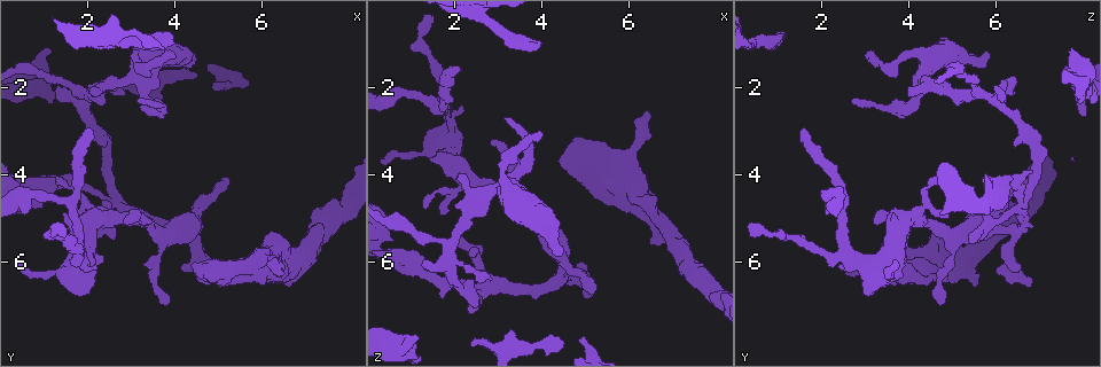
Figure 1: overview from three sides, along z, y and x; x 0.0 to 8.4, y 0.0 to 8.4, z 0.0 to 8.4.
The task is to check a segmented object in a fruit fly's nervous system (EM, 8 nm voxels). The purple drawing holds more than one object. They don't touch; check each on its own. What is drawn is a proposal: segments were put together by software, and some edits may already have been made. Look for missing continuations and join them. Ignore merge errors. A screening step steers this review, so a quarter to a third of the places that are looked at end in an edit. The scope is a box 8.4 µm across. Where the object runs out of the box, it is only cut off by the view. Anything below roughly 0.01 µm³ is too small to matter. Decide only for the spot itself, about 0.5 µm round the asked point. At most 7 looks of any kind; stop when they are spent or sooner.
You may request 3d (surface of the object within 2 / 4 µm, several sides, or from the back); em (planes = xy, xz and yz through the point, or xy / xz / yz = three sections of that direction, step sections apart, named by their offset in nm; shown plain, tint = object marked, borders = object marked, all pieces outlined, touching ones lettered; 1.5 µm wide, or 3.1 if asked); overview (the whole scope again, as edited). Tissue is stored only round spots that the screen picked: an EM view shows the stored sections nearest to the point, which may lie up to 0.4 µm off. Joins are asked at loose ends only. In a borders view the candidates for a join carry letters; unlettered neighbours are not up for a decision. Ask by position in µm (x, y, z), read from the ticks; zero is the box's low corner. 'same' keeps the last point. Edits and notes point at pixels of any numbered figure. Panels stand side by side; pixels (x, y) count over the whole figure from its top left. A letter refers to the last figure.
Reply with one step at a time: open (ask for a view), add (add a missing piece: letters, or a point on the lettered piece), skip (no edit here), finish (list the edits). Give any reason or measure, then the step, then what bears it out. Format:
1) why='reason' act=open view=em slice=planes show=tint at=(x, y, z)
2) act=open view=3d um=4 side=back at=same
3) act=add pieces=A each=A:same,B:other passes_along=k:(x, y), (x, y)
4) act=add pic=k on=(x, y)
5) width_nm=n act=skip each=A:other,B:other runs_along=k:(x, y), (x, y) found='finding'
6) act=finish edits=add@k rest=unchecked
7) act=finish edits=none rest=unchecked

why='branch stops here' act=open view=em slice=planes show=tint at=(1.15, 1.20, 7.65)

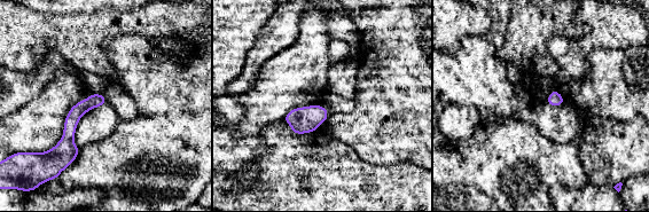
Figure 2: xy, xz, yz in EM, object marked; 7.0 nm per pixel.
act=open view=em slice=planes show=borders at=same

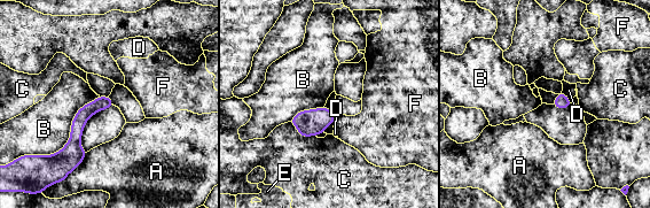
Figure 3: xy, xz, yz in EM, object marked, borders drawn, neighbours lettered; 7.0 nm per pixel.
act=skip each=A:other,B:other,C:other,D:other,E:other,F:other found='no lettered piece goes on from it'

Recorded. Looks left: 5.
why='free end' act=open view=3d um=4 at=(3.85, 7.00, 4.70)

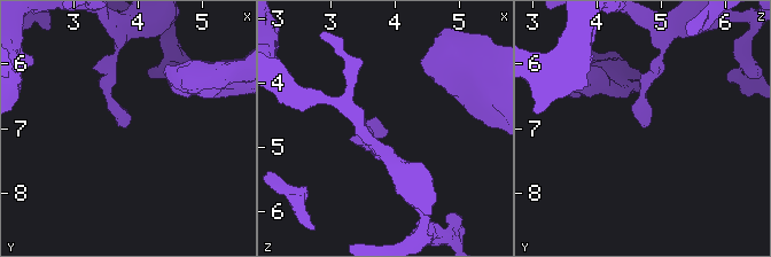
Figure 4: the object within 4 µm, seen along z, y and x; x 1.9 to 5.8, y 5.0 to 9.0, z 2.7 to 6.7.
act=open view=em slice=xy step=4 show=borders at=(3.80, 7.00, 4.70)

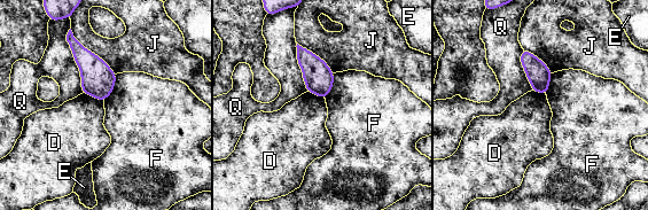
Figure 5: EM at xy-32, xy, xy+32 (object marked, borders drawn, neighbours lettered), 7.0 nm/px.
act=open view=em slice=planes show=borders at=same

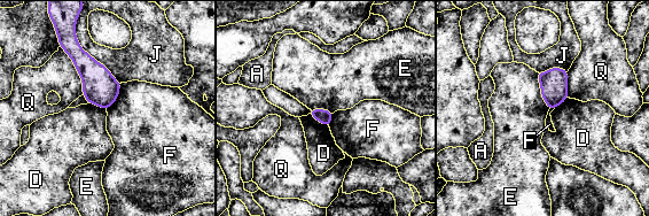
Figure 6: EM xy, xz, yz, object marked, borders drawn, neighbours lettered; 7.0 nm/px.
act=skip each=A:other,D:other,E:other,F:other,J:other,Q:other border=6:(537, 72), (540, 95), (549, 108) found='none of them fits'

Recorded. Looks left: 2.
why='an open end' act=open view=em slice=yz step=4 show=plain at=(6.40, 6.20, 2.60)

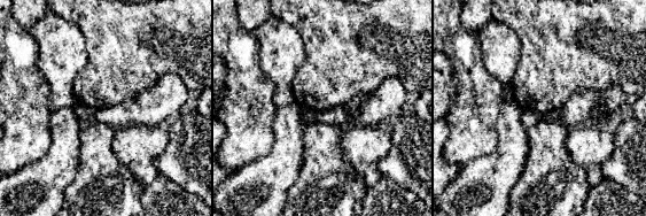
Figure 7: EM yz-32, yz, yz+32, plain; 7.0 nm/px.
act=open view=em slice=yz step=4 show=borders at=same

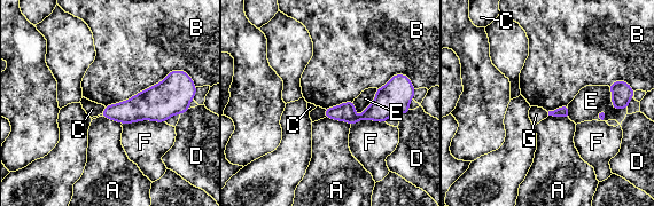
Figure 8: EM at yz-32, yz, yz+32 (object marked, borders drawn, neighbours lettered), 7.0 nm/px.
act=skip each=A:other,B:other,C:other,D:other,E:other,F:other,G:other runs_along=8:(395, 81), (363, 117), (327, 115) found='no lettered piece goes on from it'

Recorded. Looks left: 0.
act=finish edits=none rest=unchecked

